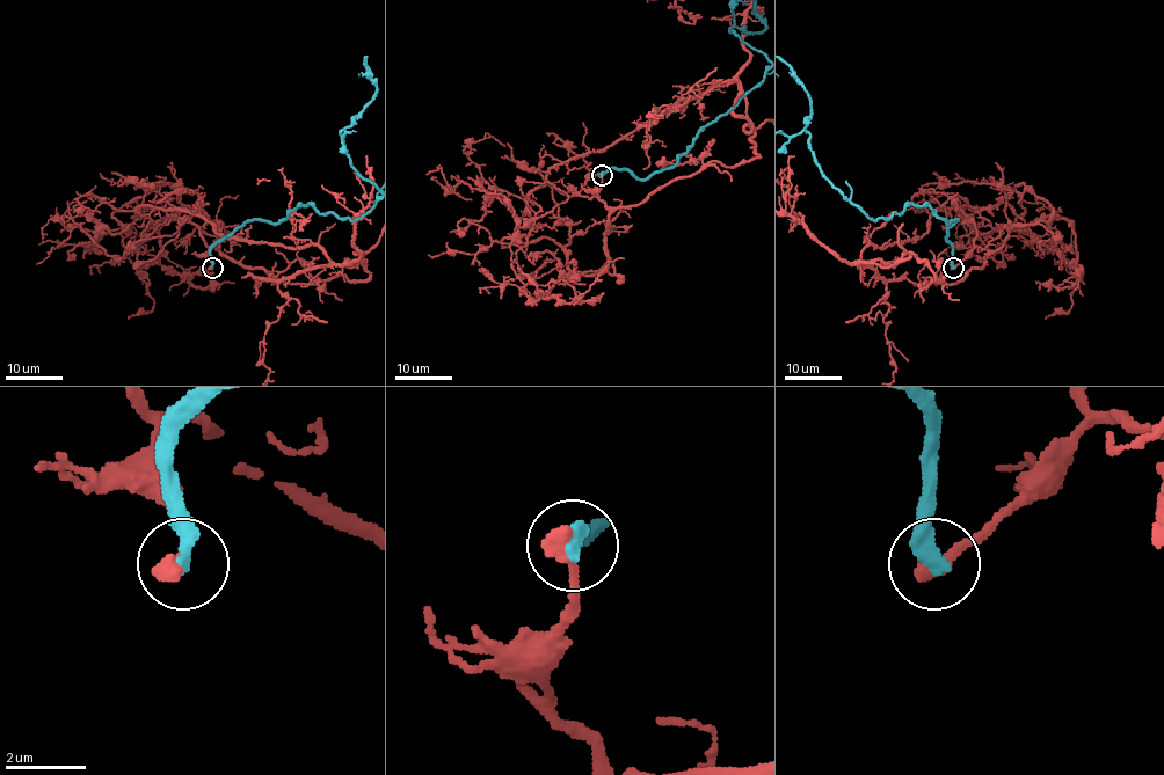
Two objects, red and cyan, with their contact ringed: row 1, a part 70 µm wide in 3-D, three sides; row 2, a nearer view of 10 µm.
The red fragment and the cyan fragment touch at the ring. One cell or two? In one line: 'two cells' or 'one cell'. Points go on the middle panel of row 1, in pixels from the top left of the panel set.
two cells

